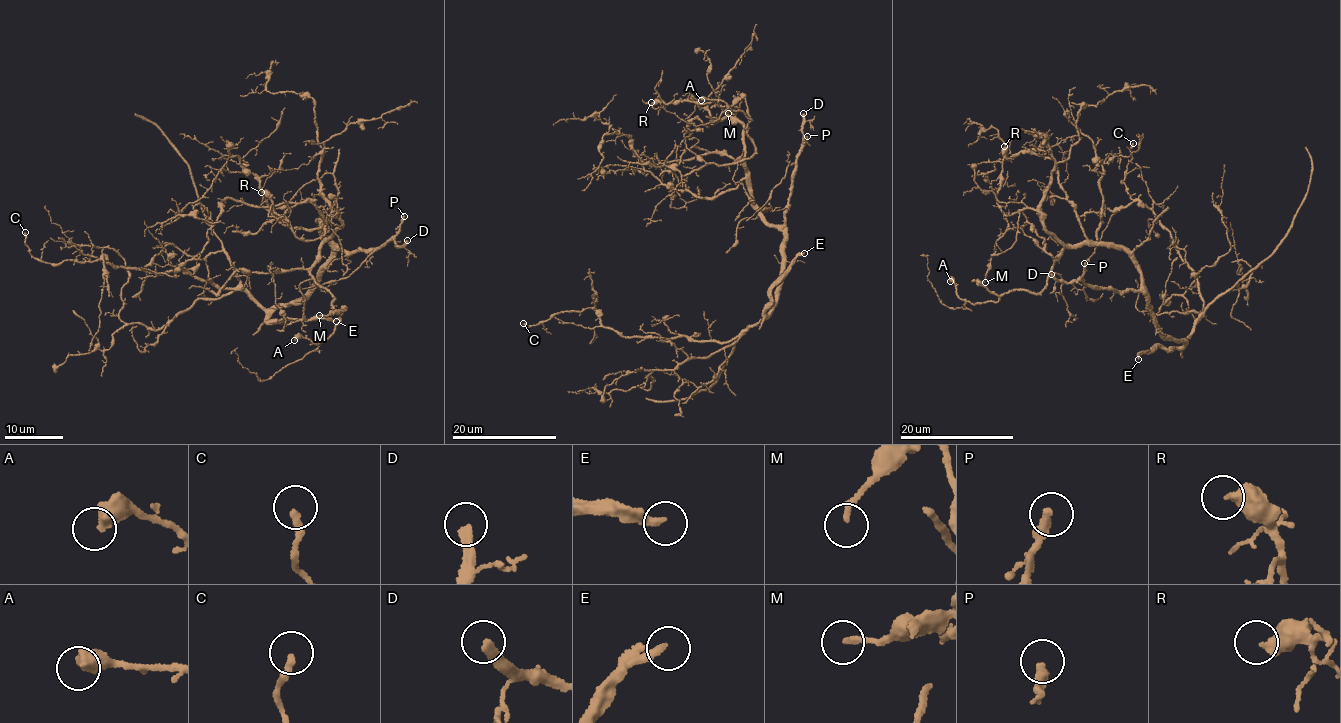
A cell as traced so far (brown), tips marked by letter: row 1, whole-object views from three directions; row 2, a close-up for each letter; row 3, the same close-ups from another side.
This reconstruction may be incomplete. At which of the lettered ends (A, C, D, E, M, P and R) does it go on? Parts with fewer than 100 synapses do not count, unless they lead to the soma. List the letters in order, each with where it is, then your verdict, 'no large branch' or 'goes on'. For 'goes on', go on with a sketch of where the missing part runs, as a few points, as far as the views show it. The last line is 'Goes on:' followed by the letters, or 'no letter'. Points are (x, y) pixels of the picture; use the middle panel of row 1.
A: (701, 100) | no large branch
C: (523, 323) | no large branch
D: (803, 113) | goes on | (803, 113), (766, 80), (718, 76), (700, 62), (690, 47), (679, 13)
E: (804, 253) | goes on
M: (728, 113) | no large branch
P: (807, 136) | goes on | (807, 136), (824, 95), (825, 76), (802, 57), (767, 49), (733, 17), (713, 13), (709, 21)
R: (651, 102) | no large branch
Goes on: D, E, P

